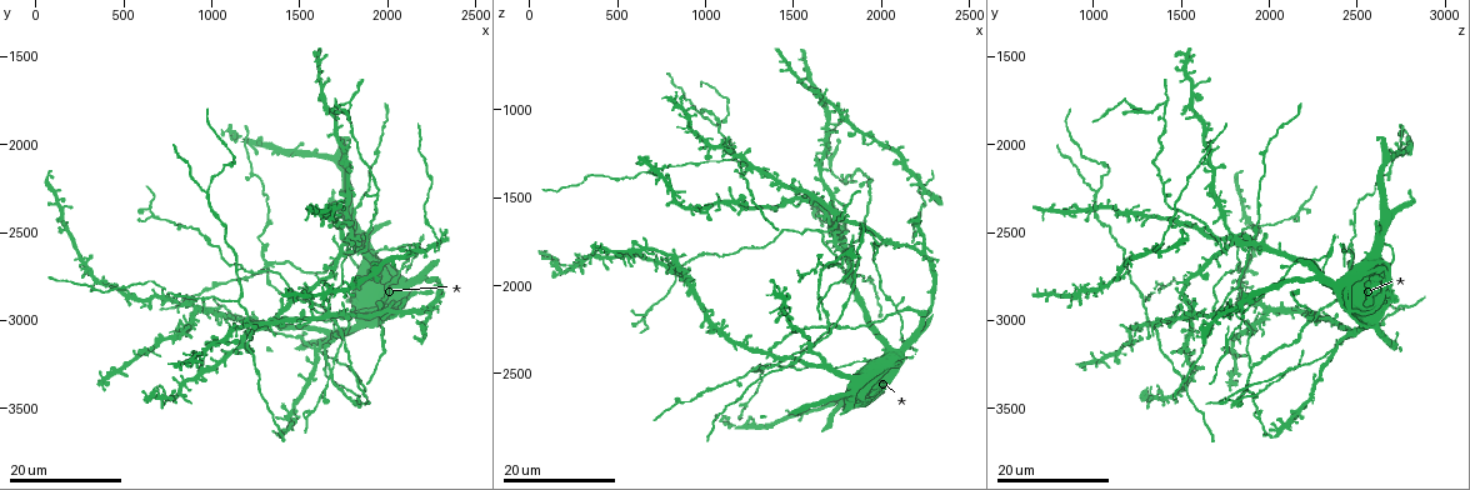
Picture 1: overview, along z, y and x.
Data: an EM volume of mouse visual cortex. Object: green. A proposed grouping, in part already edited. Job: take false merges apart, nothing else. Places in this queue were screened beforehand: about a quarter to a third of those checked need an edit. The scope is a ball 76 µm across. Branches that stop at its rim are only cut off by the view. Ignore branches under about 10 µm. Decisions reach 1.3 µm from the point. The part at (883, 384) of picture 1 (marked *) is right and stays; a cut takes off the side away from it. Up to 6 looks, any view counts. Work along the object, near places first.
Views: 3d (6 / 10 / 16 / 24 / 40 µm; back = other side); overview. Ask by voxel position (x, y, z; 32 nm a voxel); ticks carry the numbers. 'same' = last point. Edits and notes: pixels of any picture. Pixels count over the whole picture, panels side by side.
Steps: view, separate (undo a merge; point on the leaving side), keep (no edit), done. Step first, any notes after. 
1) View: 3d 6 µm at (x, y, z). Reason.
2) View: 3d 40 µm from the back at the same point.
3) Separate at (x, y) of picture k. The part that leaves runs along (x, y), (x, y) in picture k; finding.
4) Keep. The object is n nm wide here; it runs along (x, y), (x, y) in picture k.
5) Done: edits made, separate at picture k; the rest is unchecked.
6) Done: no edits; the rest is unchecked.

View: 3d 16 µm at (1600, 3180, 2360).

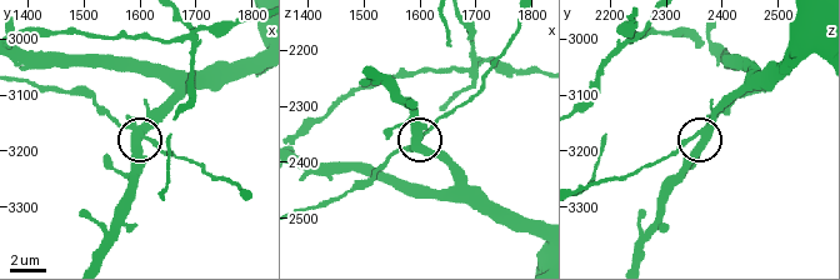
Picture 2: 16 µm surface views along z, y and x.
View: 3d 6 µm at (1605, 3175, 2355). Zoom in.

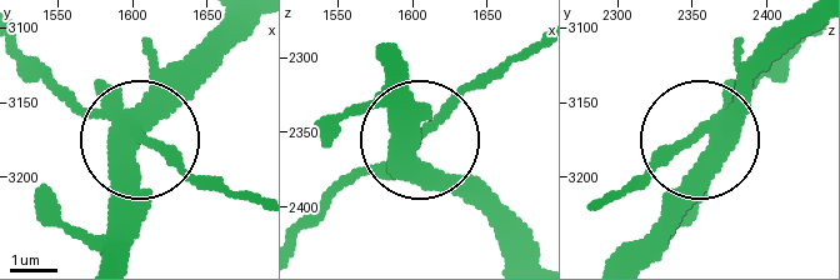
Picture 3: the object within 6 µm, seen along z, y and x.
Separate at (161, 146) of picture 3. The part that leaves runs along (128, 120), (206, 184), (254, 195) in picture 3; two neurons meet here.

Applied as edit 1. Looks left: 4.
View: overview.

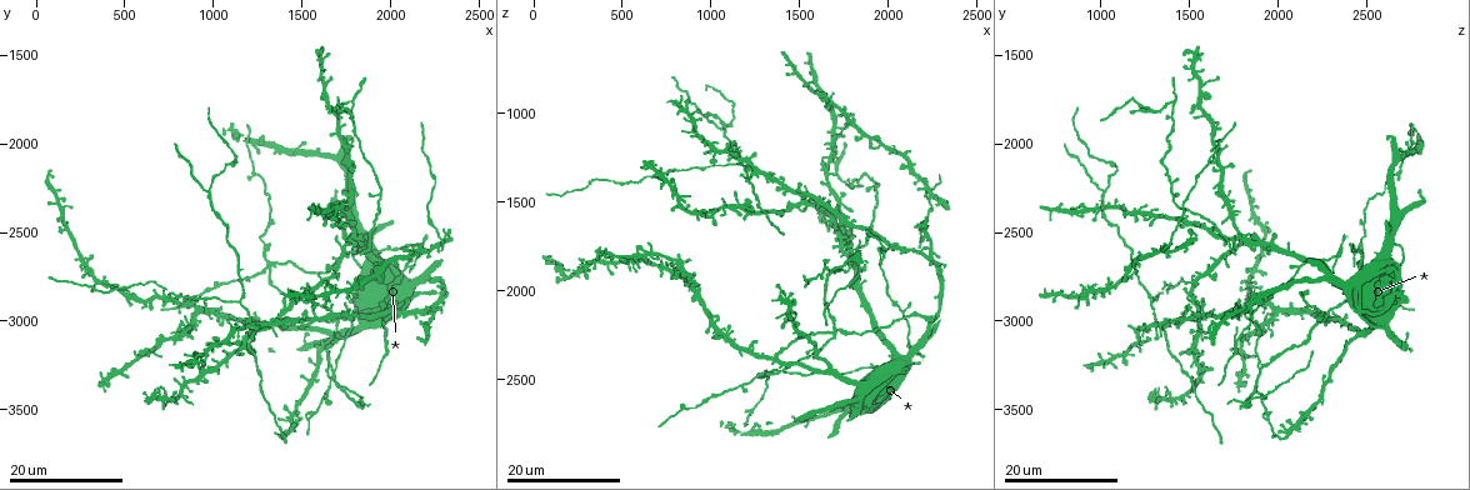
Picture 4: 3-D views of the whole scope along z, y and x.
View: 3d 24 µm at (1140, 2900, 1280). Three-way junction.

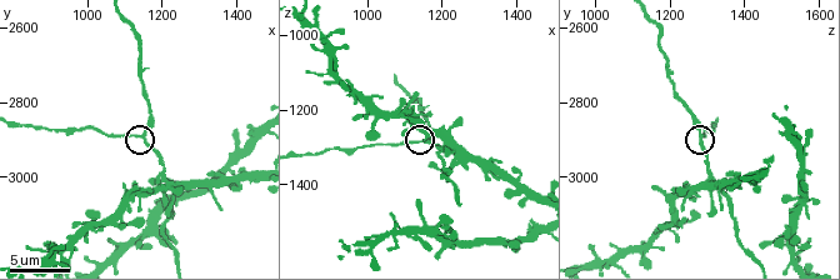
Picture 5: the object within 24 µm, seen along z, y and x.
View: 3d 6 µm at (1140, 2890, 1290).

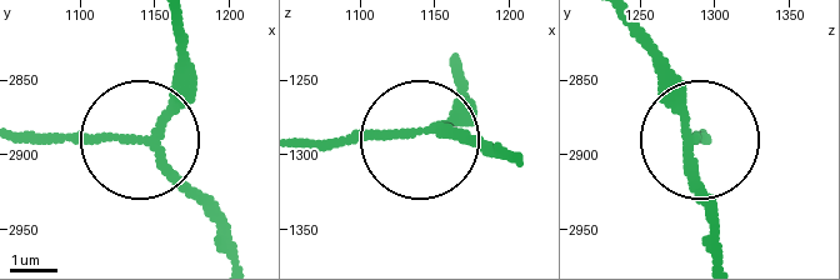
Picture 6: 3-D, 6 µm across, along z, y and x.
Keep. The side arm is 40 µm long; it runs along (516, 161), (440, 134), (309, 145) in picture 6; continuous, no second neuron.

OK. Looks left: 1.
View: 3d 10 µm at (1200, 3040, 1350). Looks like a crossing.

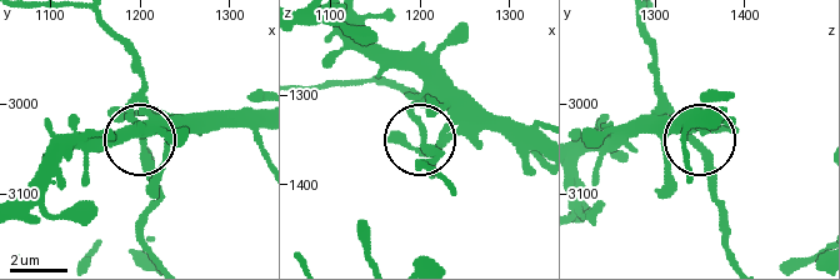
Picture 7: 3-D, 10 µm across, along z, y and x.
Keep. 4 arms meet here; continuous, no second neuron.

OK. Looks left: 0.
Done: edits made, separate at picture 3; the rest is unchecked.

